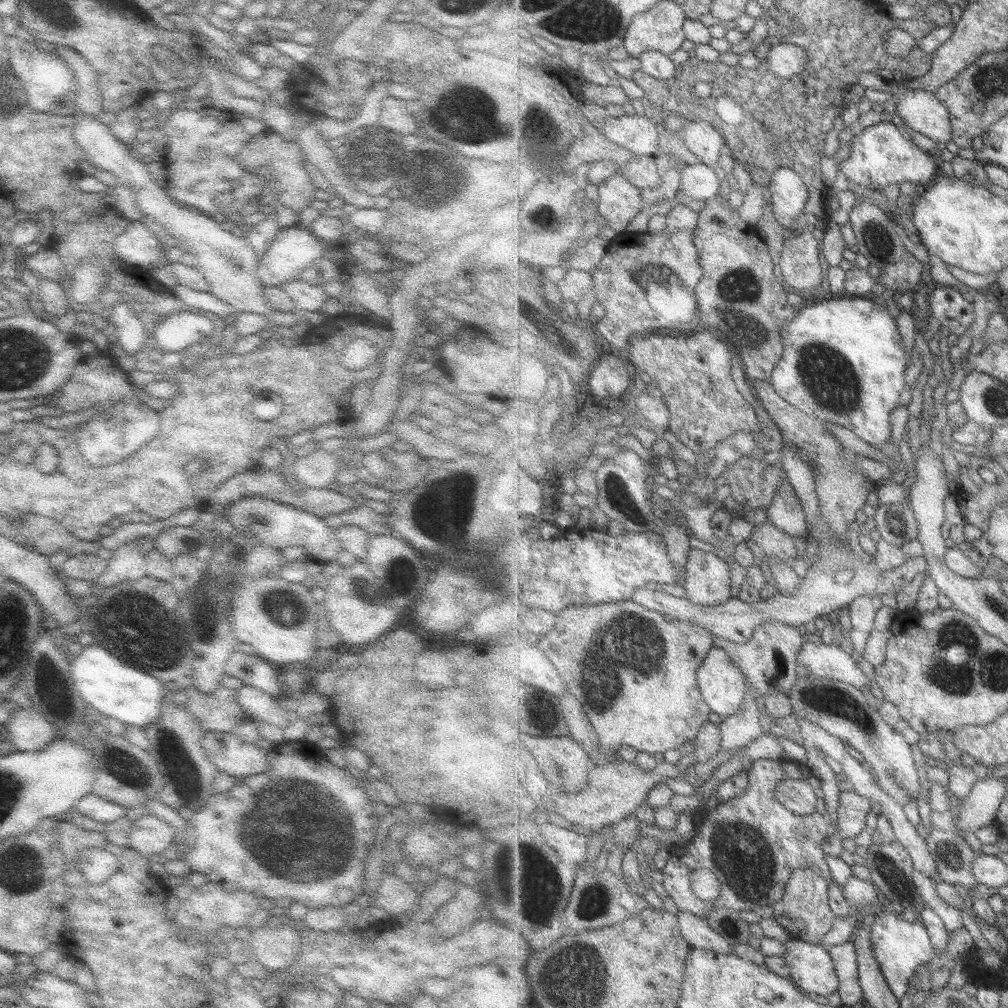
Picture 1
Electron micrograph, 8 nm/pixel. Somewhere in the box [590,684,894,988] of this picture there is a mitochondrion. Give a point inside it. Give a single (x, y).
(747, 863)

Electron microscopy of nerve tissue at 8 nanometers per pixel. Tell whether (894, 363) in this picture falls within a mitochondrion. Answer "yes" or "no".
no

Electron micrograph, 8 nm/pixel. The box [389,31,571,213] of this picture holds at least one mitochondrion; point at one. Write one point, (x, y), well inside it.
(477, 113)

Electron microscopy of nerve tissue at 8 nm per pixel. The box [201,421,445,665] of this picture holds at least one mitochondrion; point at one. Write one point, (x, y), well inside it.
(280, 607)

